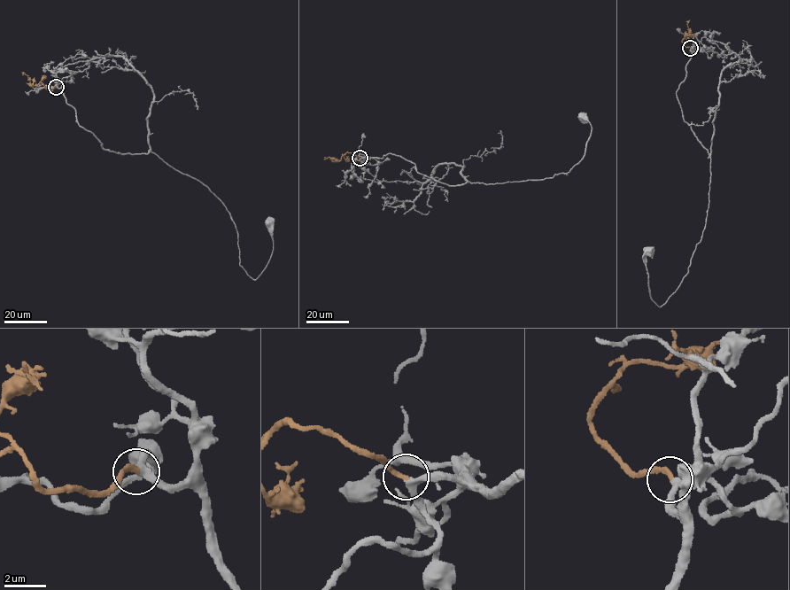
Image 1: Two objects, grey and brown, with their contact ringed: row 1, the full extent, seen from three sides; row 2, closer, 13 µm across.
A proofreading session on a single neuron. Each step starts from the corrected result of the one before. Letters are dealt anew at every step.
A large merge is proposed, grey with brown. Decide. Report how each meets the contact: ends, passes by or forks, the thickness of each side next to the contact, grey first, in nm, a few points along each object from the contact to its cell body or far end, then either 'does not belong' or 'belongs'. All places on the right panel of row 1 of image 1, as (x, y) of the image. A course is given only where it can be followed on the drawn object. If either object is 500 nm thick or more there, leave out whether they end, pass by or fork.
grey passes by; brown ends; calibres 320 and 260 nm; course grey (690, 48), (676, 92), (683, 119), (710, 156), (708, 207), (688, 273), (660, 306), (649, 295), (646, 251); course brown (690, 48), (682, 42), (690, 32), (689, 22), (686, 21); belongs

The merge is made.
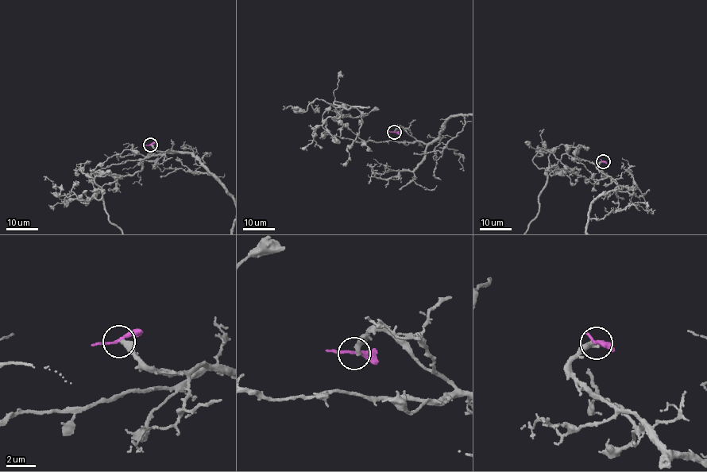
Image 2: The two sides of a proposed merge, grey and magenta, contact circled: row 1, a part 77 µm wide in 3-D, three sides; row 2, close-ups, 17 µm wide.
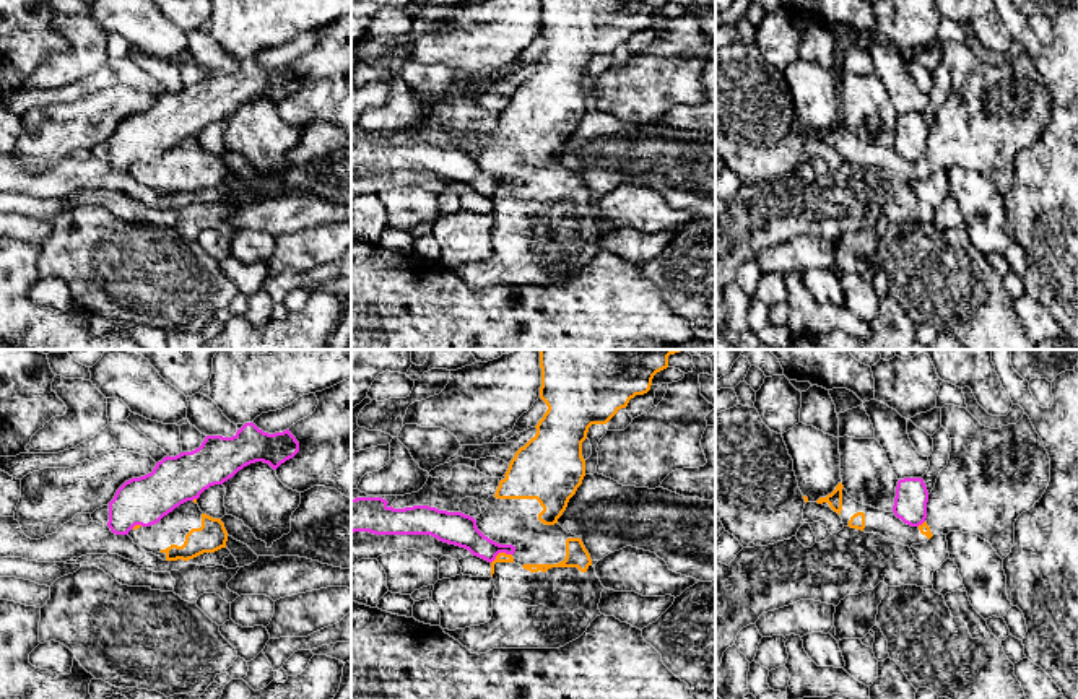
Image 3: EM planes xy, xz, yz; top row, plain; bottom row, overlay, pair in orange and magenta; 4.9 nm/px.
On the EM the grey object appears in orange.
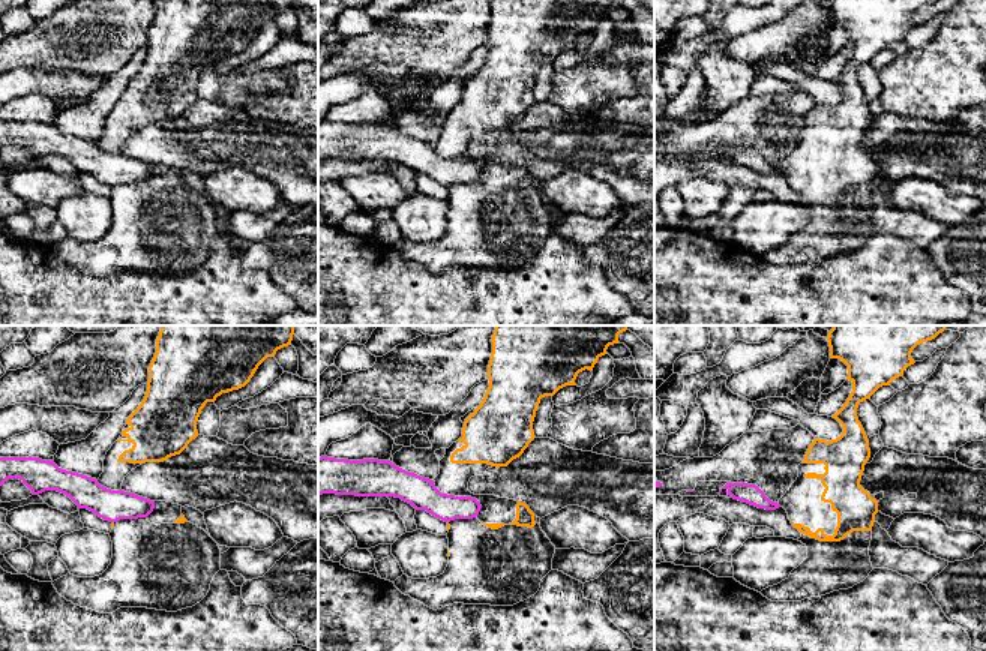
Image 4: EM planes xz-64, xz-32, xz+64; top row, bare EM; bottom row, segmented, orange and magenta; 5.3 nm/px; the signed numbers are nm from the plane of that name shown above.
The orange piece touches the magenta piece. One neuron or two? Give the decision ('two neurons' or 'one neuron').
two neurons

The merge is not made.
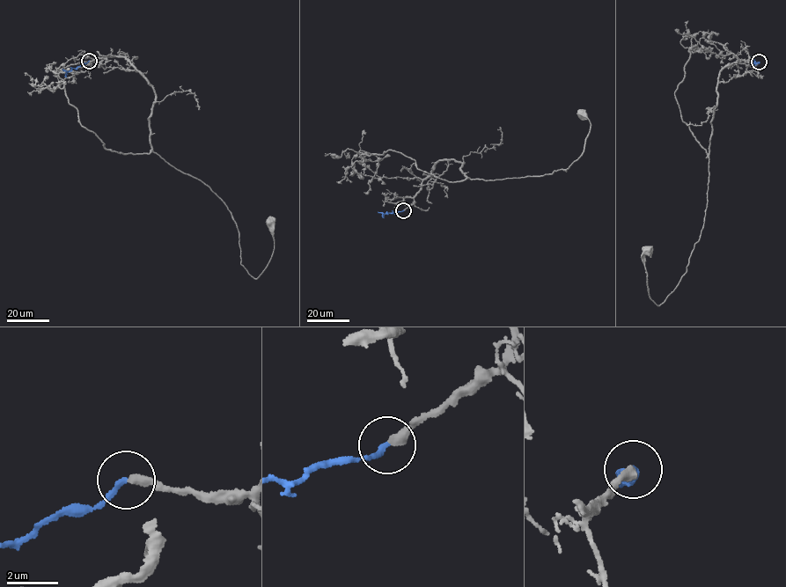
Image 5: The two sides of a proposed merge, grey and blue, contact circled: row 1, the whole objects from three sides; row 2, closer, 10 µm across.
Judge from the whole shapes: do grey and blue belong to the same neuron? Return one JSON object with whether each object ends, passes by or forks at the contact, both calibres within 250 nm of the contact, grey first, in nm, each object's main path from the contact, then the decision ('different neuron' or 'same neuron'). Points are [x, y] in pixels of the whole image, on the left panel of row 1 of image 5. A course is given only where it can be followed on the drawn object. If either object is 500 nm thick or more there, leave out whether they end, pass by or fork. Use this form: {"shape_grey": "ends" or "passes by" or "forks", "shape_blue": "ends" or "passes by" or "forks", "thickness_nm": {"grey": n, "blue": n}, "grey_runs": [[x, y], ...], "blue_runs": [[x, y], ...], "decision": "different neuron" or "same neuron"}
{"shape_grey": "ends", "shape_blue": "ends", "thickness_nm": {"grey": 360, "blue": 240}, "grey_runs": [[89, 61], [123, 56], [152, 87], [151, 150], [222, 201], [255, 278], [274, 248], [271, 223]], "blue_runs": [[89, 61], [72, 68], [66, 77]], "decision": "same neuron"}

